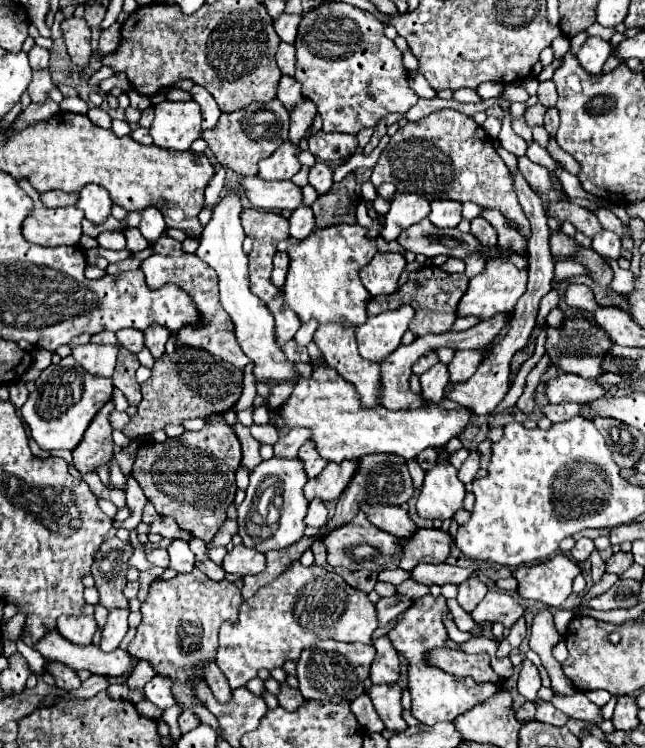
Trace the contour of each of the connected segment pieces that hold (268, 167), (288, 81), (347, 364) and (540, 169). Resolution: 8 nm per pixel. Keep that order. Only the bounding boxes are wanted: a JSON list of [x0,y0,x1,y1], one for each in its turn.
[[259,142,301,180],[277,76,303,112],[313,322,381,408],[519,156,559,202]]

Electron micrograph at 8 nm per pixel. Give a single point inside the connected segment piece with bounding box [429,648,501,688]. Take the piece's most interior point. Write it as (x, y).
(456, 662)

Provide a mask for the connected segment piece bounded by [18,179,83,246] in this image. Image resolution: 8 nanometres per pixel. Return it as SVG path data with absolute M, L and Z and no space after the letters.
M26 179L18 180L20 188L26 194L33 198L33 212L25 218L23 222L23 236L39 246L77 246L79 238L81 238L81 220L83 220L83 212L75 206L63 206L63 208L45 208L39 202L38 192L30 185Z

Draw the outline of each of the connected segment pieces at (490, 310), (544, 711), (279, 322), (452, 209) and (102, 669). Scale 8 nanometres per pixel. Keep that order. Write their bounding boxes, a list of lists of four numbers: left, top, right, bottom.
[[457,258,527,322],[535,702,569,726],[269,298,301,348],[429,200,463,228],[35,632,139,676]]

